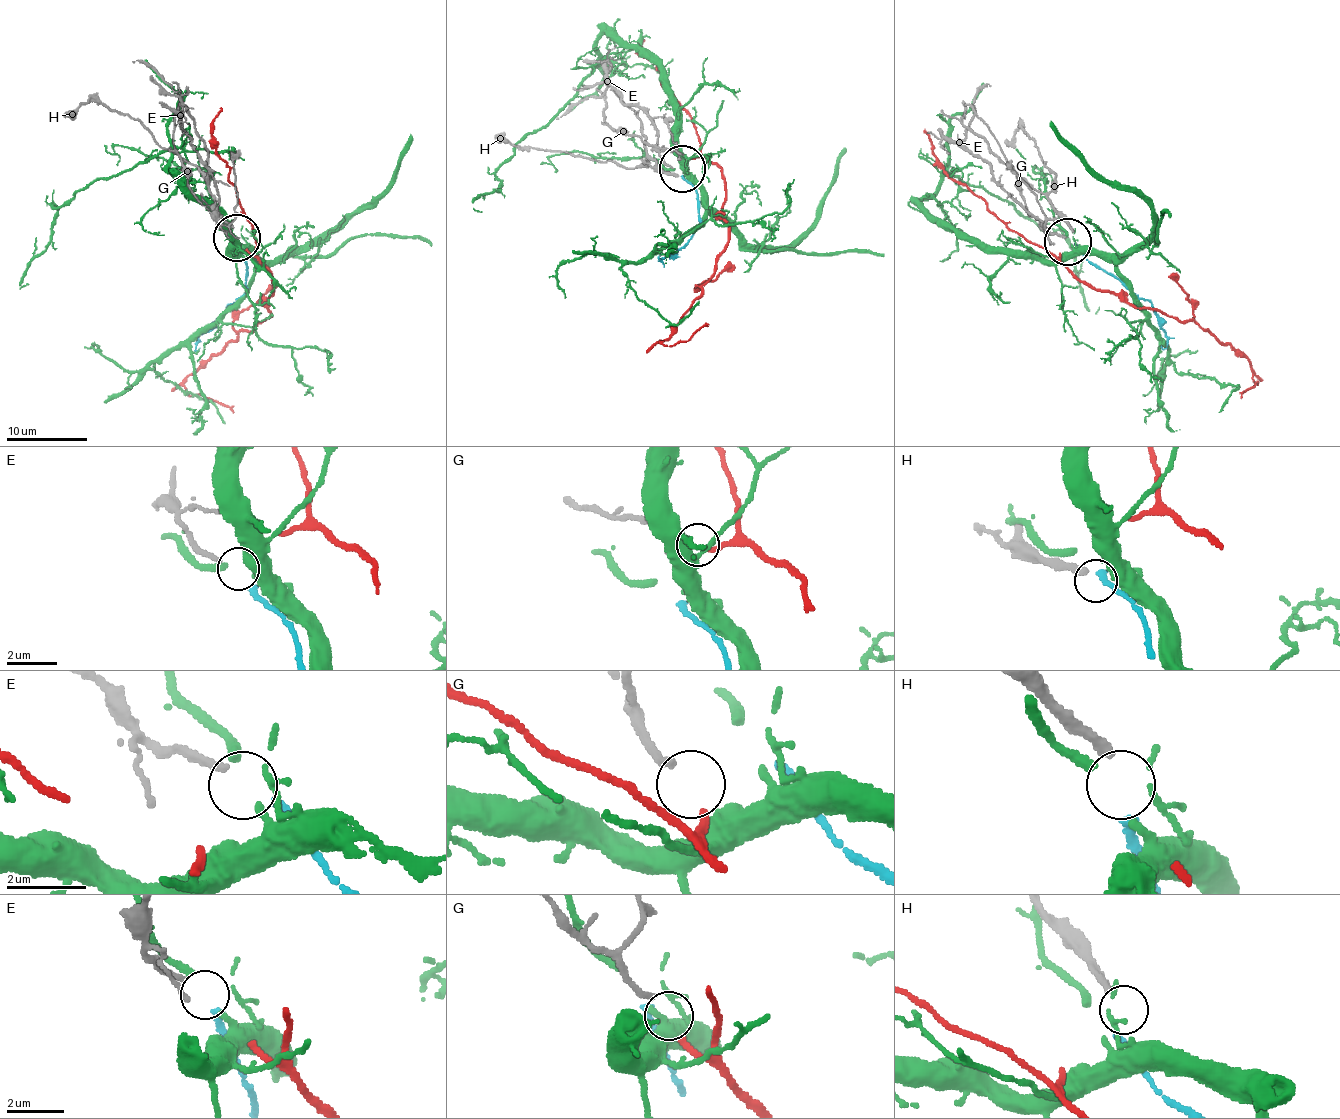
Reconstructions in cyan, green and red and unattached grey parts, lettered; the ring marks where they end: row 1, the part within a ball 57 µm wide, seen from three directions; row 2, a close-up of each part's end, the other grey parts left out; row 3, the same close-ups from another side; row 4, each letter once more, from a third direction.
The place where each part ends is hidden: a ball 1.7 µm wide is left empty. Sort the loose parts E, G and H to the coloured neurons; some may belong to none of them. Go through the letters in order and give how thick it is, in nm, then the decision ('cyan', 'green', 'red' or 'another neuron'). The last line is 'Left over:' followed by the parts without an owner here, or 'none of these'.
E: 180 nm thick; cyan
G: 200 nm thick; red
H: 240 nm thick; another neuron
Left over: H

